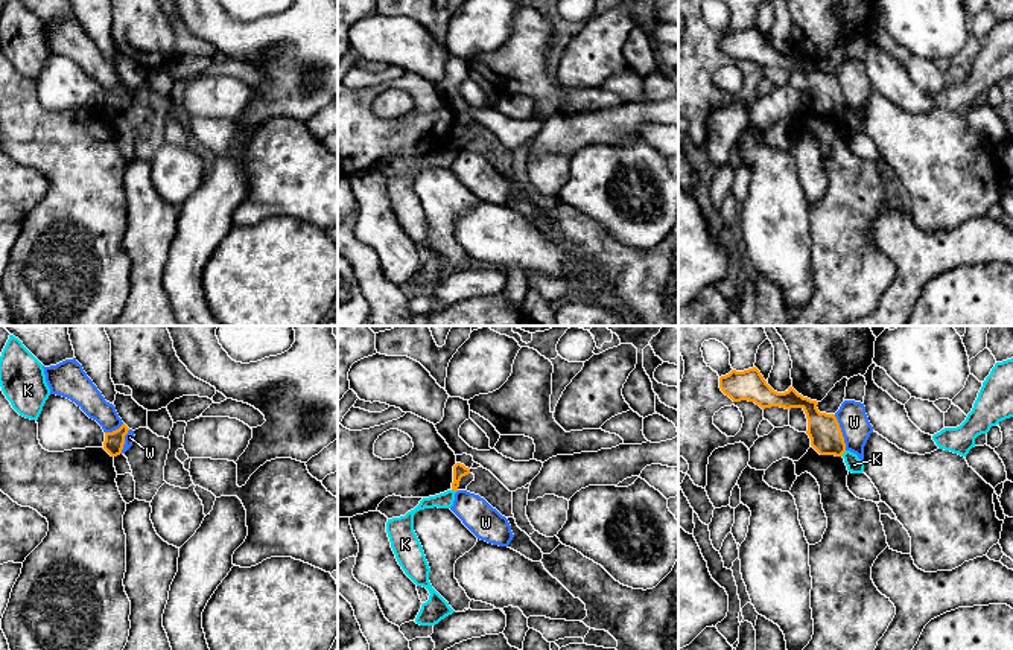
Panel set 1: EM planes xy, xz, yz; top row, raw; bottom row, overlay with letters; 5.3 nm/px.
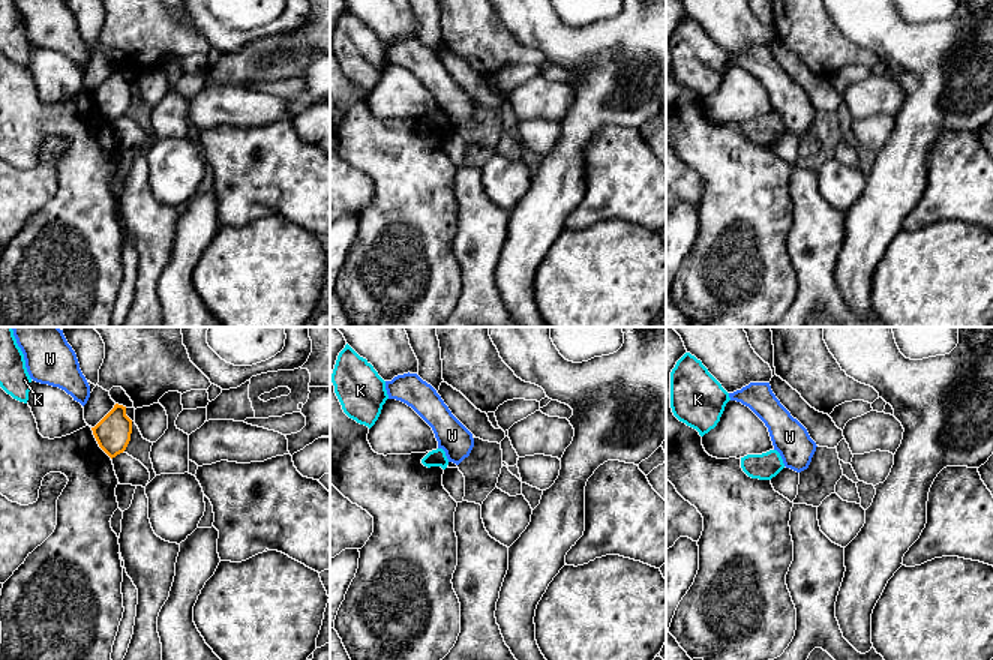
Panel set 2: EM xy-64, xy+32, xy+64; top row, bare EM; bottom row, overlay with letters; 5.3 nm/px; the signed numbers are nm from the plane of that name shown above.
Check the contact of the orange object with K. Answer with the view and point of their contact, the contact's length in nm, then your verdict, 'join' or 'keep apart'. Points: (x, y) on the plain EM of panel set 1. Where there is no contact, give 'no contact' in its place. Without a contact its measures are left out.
yz (843, 111) | 40 nm | keep apart

